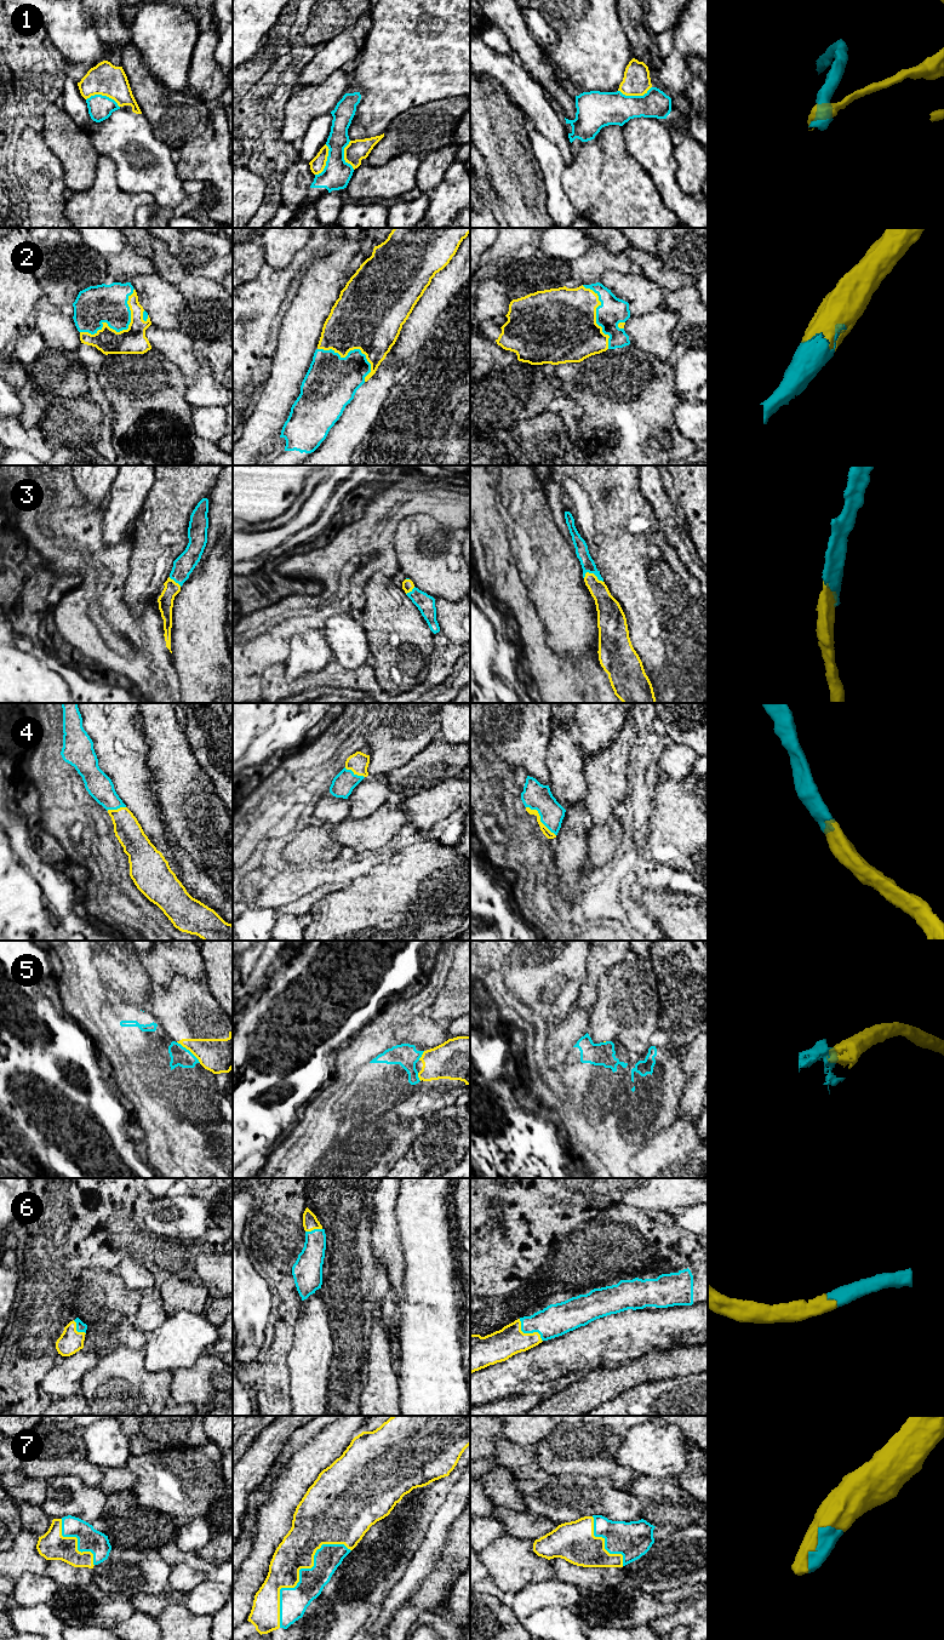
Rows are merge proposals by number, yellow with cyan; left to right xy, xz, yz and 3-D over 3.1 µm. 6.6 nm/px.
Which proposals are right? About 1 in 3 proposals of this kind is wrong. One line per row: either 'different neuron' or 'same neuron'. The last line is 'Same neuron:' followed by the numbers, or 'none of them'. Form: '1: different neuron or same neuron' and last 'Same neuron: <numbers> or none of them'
1: different neuron
2: same neuron
3: same neuron
4: same neuron
5: different neuron
6: same neuron
7: same neuron
Same neuron: 2, 3, 4, 6, 7

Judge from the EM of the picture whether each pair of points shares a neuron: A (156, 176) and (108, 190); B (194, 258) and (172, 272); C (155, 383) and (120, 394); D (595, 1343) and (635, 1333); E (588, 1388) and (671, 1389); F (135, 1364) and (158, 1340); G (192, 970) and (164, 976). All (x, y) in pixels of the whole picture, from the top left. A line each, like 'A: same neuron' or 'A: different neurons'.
A: different neurons
B: different neurons
C: same neuron
D: same neuron
E: different neurons
F: different neurons
G: same neuron

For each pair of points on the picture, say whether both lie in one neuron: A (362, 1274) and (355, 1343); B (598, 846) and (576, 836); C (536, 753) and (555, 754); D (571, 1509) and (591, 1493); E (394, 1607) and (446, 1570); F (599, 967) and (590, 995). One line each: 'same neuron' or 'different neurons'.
A: same neuron
B: different neurons
C: different neurons
D: same neuron
E: different neurons
F: same neuron

